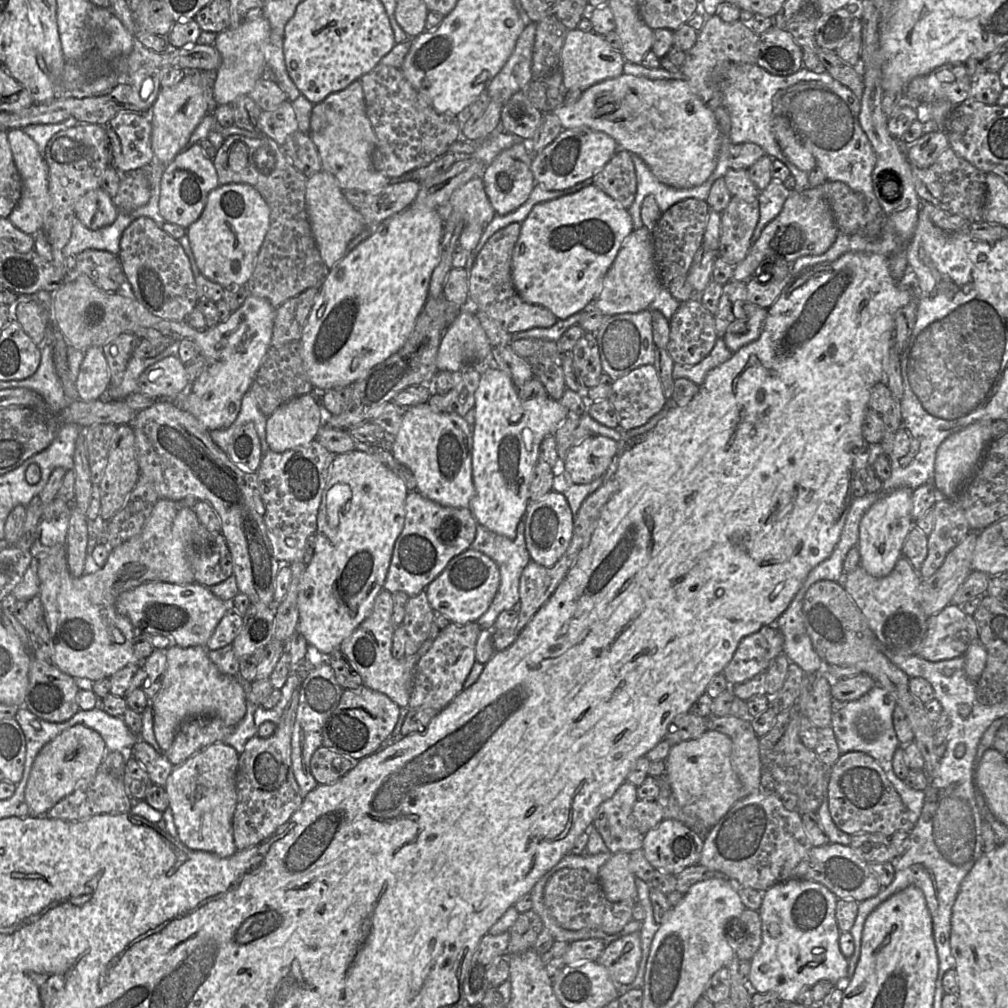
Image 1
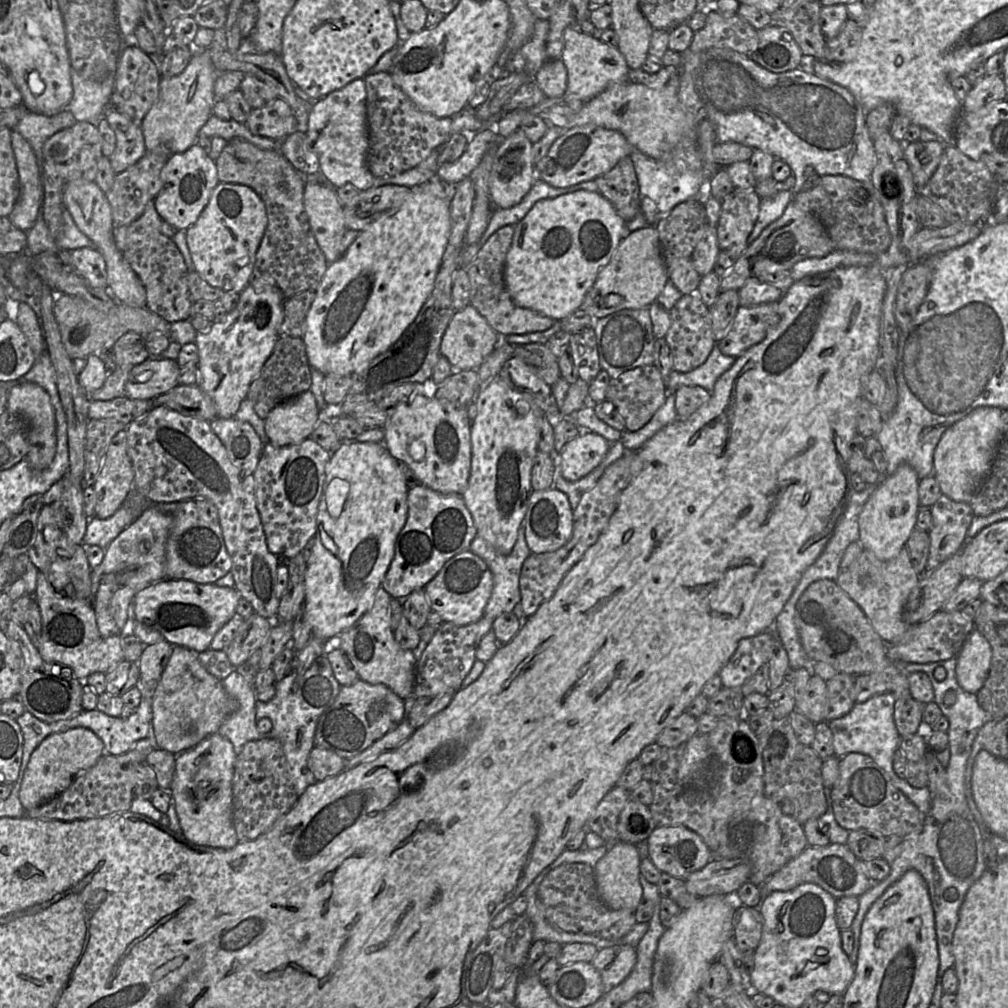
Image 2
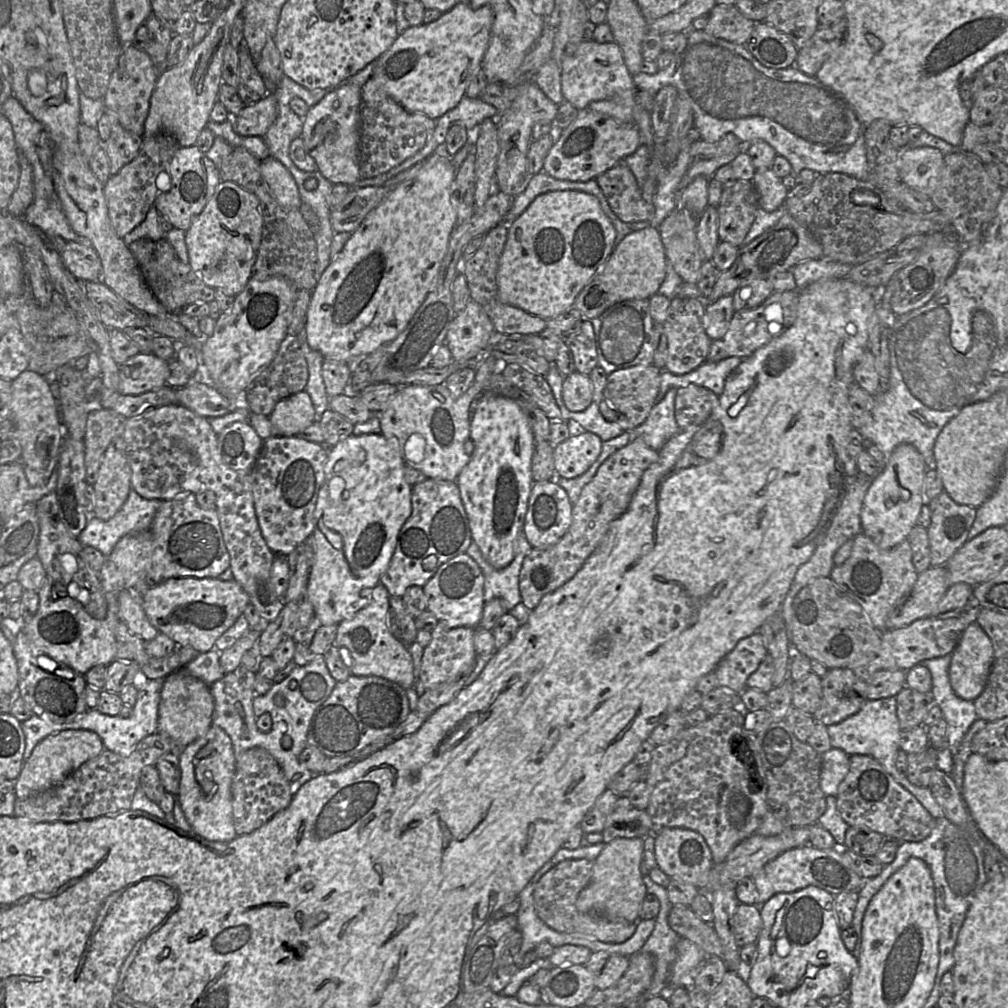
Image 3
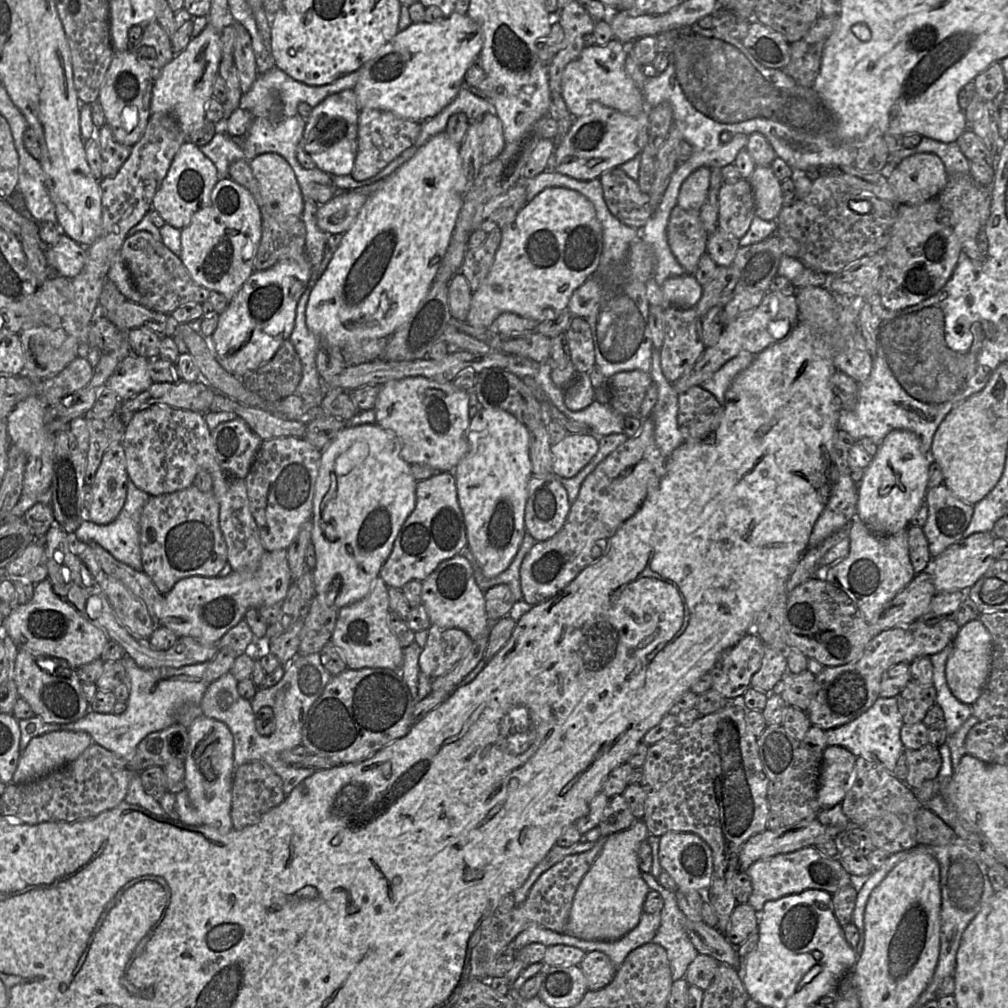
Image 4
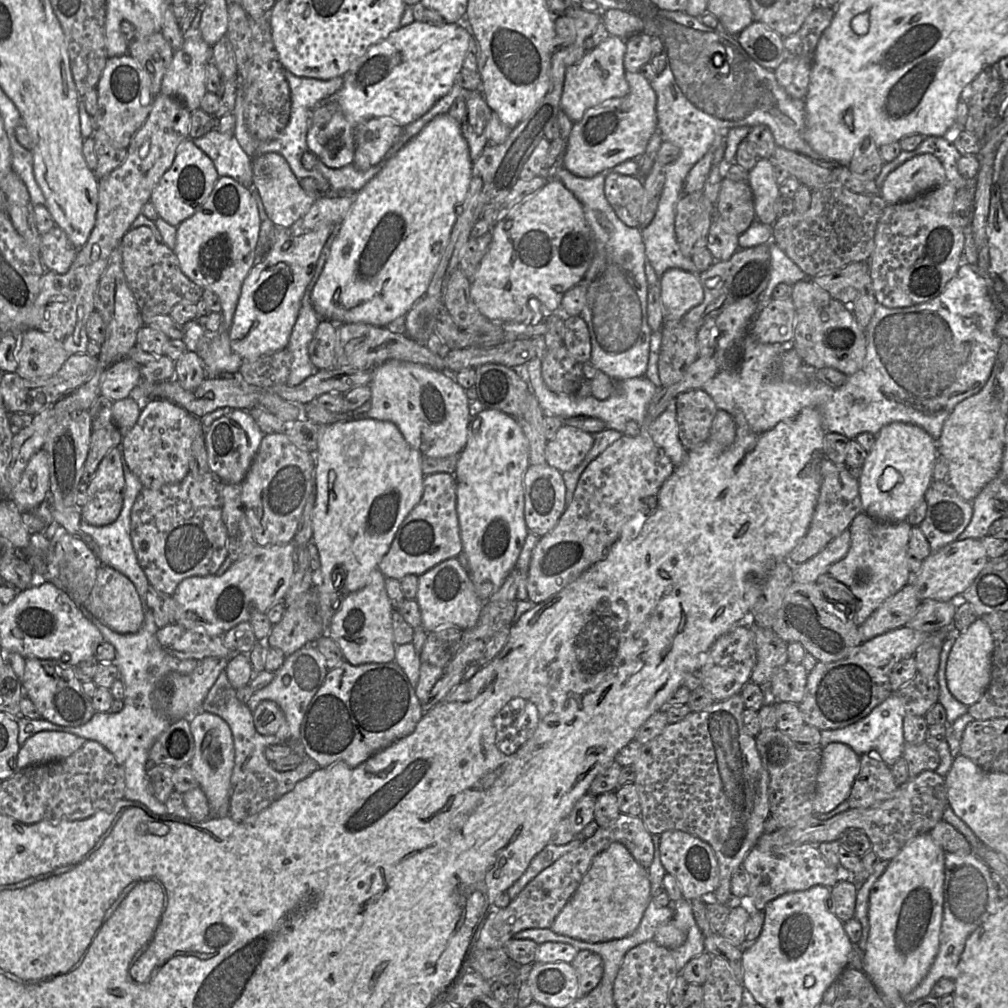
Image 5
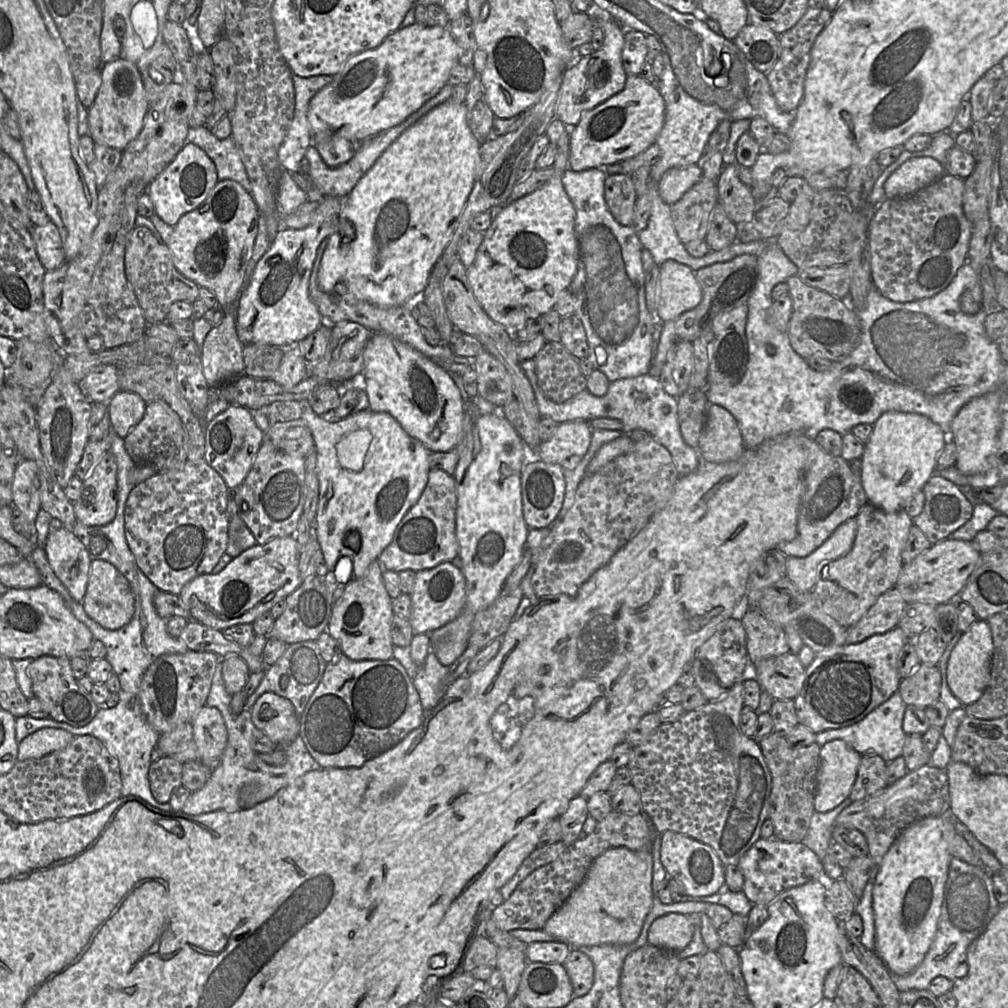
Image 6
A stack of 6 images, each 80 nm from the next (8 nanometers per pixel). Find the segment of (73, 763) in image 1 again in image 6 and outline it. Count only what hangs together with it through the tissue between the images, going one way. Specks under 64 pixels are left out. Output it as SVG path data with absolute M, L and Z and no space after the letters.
M41 728L25 737L18 745L18 761L38 759L66 748L74 735L58 728Z

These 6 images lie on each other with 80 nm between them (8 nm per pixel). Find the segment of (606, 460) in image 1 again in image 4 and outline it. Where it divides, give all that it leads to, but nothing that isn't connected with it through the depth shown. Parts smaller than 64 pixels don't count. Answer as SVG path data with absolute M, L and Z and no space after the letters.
M567 434L560 442L551 445L552 473L564 478L575 476L595 456L598 448L599 436Z

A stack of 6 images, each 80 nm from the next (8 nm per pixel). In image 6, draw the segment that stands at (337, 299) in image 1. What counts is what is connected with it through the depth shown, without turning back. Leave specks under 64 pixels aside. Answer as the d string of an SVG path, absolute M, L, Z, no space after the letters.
M452 100L441 103L422 116L412 126L400 134L376 160L374 165L358 181L347 195L343 208L343 219L351 226L352 235L344 237L341 230L327 238L320 269L318 272L318 287L322 292L331 294L343 300L366 301L382 308L390 308L404 304L411 304L418 299L425 290L430 273L449 243L454 229L462 214L469 194L471 193L476 175L476 165L479 158L481 144L474 137L467 123L467 108L465 103L457 104Z

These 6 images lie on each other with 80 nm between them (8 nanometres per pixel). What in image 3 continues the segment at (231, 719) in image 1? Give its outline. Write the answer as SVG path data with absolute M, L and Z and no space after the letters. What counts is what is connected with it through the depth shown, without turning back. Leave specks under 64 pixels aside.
M184 668L164 678L160 697L157 733L168 736L181 748L203 737L212 726L214 699L210 687Z

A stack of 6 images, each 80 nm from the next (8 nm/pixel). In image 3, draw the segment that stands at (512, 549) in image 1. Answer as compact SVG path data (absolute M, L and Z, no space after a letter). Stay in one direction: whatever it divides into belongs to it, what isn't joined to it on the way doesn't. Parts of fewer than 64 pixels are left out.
M523 530L518 533L515 544L515 556L504 568L496 569L483 557L478 545L472 541L466 550L481 568L484 575L484 602L499 598L506 611L511 611L522 597L519 590L519 576L524 558L532 550Z

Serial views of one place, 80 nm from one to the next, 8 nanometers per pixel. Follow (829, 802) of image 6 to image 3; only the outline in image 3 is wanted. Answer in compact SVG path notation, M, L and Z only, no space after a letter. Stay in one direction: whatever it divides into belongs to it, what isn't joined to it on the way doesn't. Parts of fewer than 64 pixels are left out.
M831 748L822 755L820 787L826 796L836 796L840 783L849 771L850 755L838 748Z

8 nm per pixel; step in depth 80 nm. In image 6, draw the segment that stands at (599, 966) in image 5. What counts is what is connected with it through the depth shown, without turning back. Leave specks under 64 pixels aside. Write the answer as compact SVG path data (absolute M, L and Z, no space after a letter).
M571 949L563 963L573 987L573 997L587 994L594 982L594 965L591 959L577 949Z

